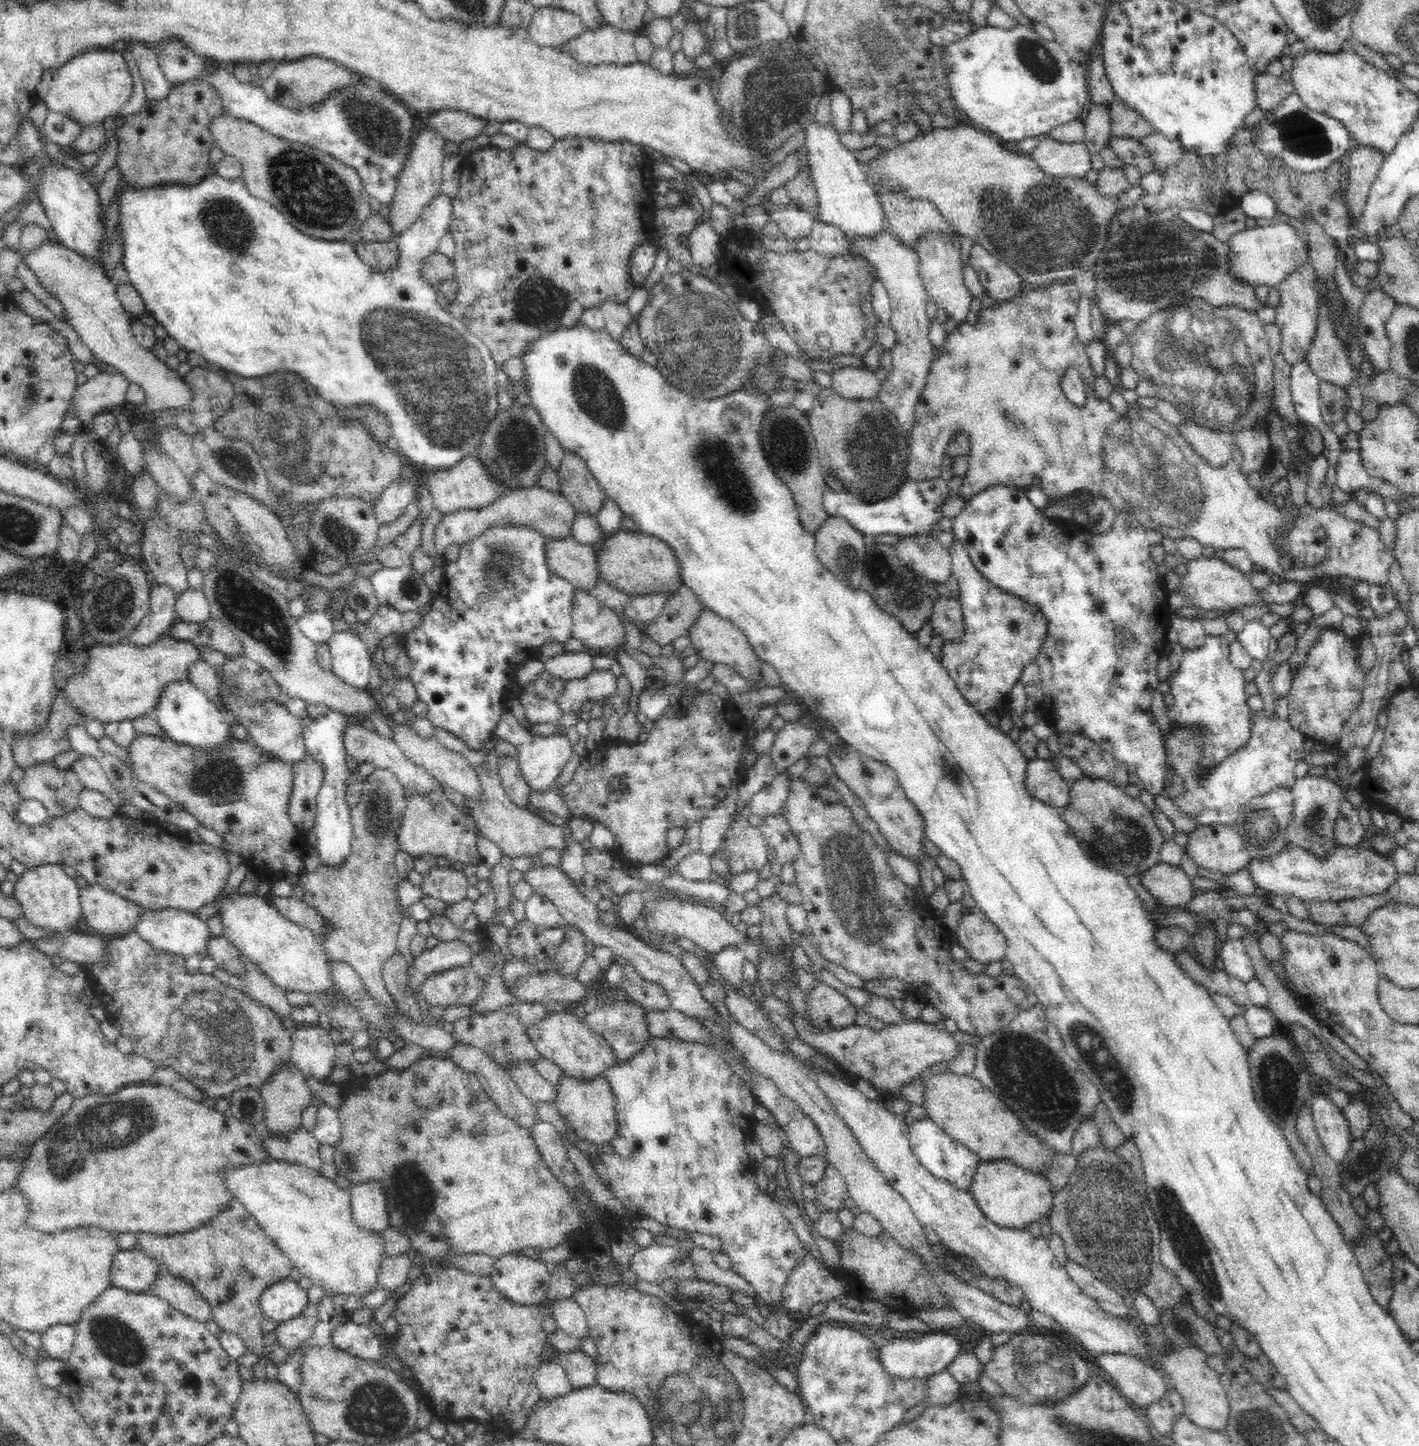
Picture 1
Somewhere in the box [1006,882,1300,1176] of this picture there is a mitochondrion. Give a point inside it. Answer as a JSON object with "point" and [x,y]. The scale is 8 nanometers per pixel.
{"point":[1087,1040]}

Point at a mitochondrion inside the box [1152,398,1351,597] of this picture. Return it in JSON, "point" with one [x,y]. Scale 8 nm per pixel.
{"point":[1285,527]}

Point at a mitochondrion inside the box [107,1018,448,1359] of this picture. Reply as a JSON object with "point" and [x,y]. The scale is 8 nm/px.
{"point":[412,1199]}

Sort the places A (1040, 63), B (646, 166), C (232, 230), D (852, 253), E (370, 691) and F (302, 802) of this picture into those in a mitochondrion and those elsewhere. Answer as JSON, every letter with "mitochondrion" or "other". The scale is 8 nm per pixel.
{"A":"mitochondrion","B":"other","C":"mitochondrion","D":"other","E":"other","F":"other"}

